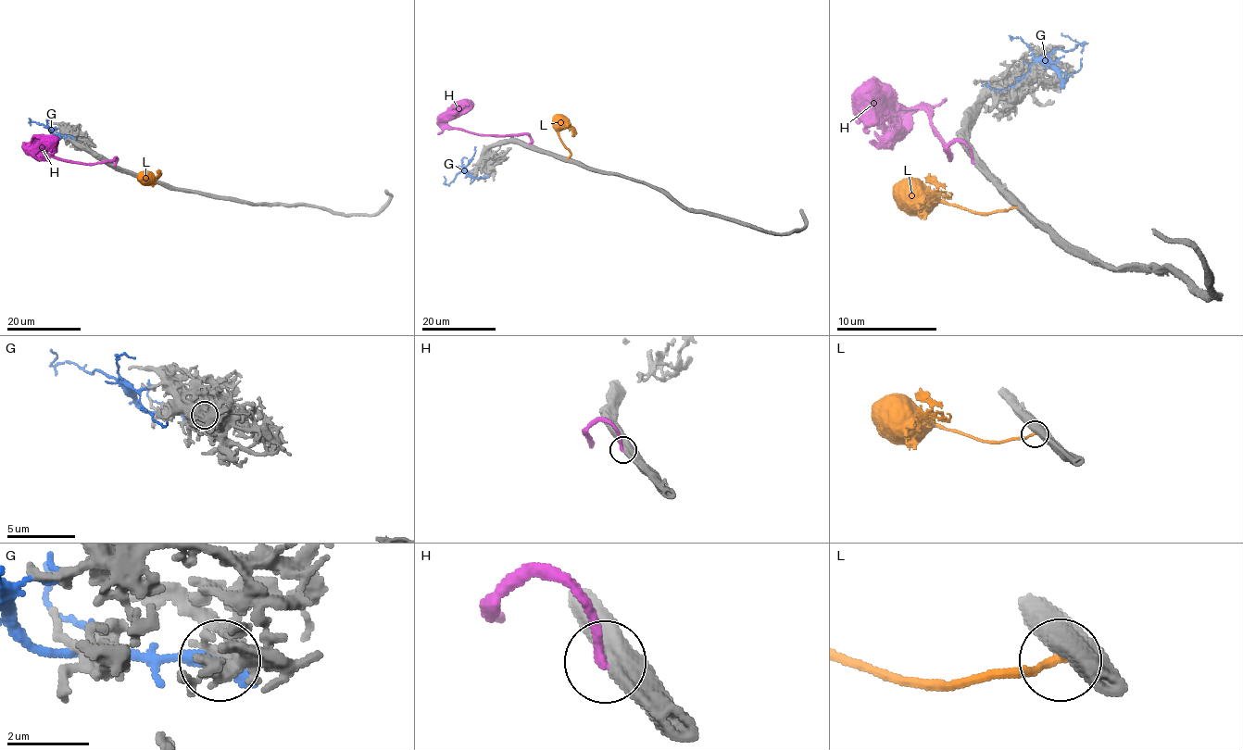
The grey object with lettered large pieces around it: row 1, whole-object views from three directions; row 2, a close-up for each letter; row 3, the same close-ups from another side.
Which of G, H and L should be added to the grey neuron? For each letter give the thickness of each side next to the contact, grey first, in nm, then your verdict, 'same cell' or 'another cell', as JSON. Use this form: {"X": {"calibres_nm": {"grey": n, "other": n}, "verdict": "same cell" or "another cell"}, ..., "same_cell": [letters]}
{"G": {"calibres_nm": {"grey": 280, "other": 480}, "verdict": "another cell"}, "H": {"calibres_nm": {"grey": 550, "other": 260}, "verdict": "same cell"}, "L": {"calibres_nm": {"grey": 600, "other": 220}, "verdict": "another cell"}, "same_cell": ["H"]}

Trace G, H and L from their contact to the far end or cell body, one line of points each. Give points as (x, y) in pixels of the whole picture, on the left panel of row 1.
G: (70, 135), (55, 134), (43, 123), (30, 121), (29, 118)
H: (115, 165), (116, 157), (95, 163), (65, 161), (45, 155), (31, 145), (50, 145), (57, 140)
L: (154, 181), (156, 183), (148, 183), (144, 180), (155, 178), (159, 173), (156, 170)

